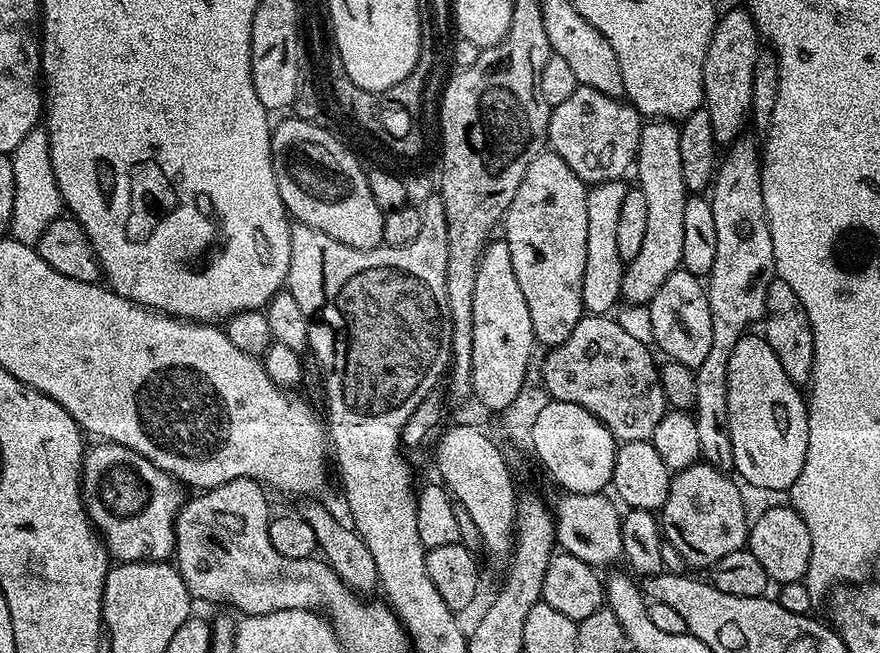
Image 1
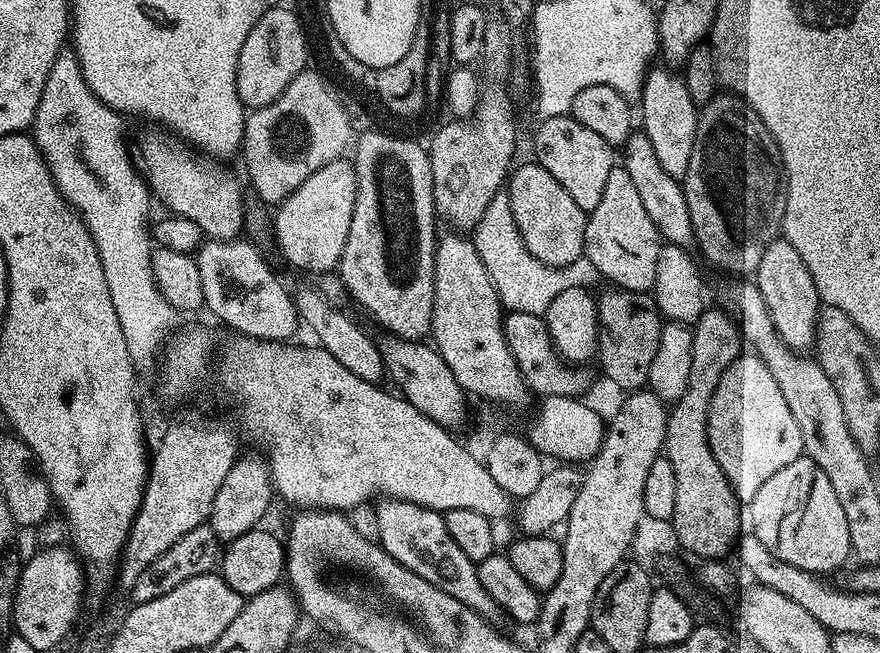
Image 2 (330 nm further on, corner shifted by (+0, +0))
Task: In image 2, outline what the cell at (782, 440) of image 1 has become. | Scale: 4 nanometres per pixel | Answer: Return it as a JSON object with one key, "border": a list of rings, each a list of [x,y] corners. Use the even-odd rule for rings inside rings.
{"border":[[[741,354],[722,374],[708,411],[708,441],[718,466],[722,466],[722,474],[726,474],[741,502],[752,500],[782,466],[790,466],[790,462],[804,455],[798,422],[790,414],[778,382],[755,354]]]}

